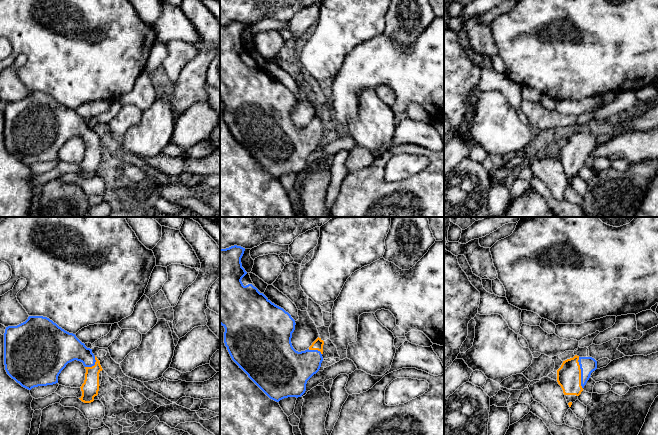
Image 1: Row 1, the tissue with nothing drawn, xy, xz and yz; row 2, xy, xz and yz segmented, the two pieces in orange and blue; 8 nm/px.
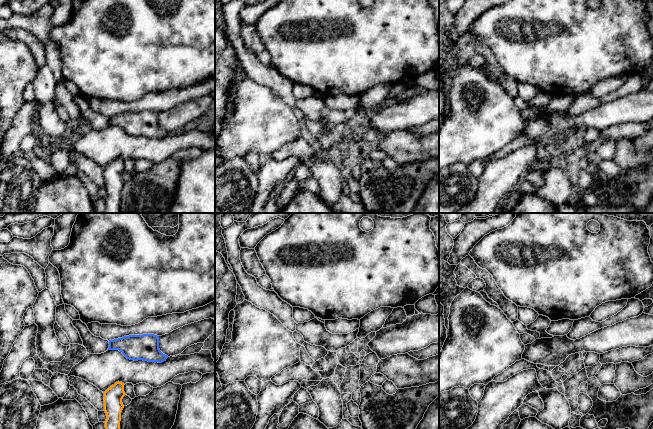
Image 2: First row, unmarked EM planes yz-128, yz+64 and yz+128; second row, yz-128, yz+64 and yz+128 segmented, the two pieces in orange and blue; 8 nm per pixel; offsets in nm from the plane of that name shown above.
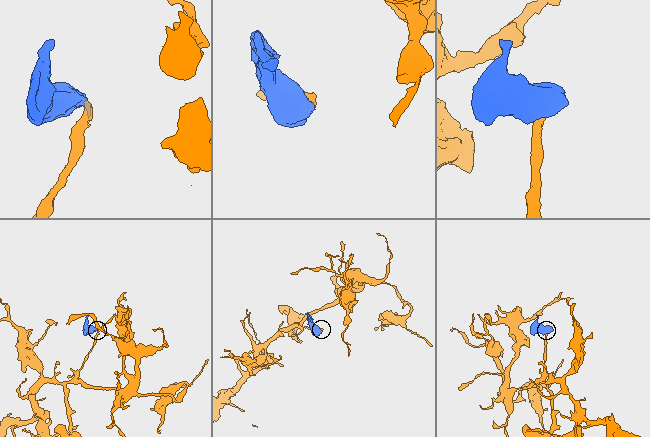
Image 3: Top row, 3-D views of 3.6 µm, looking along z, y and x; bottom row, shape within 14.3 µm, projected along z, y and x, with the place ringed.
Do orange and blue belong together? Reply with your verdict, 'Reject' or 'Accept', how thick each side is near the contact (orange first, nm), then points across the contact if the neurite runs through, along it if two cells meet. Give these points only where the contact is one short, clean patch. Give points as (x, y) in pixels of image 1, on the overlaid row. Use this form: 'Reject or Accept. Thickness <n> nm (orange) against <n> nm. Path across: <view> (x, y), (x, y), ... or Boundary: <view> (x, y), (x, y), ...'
Accept. Thickness 190 nm (orange) against 130 nm. Path across: yz (569, 374), (580, 373), (587, 364)

